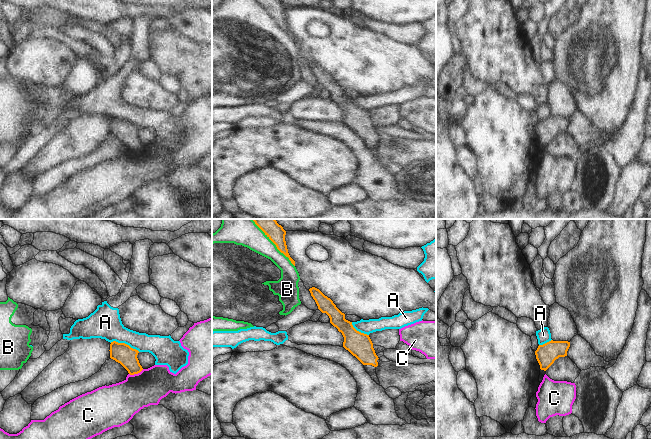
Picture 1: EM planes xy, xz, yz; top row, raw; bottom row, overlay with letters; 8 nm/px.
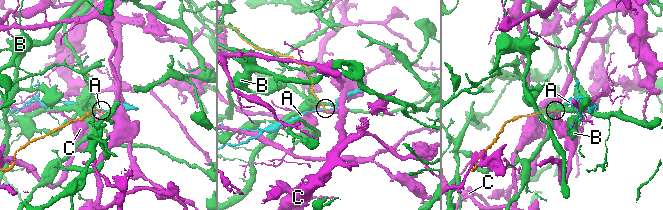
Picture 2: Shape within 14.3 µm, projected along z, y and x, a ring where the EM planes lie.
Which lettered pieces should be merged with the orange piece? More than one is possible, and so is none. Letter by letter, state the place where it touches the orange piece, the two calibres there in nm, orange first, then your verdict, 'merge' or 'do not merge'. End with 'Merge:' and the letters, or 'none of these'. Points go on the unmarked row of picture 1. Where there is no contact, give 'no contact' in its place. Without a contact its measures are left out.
A: xy (124, 119) | 160/260 nm | do not merge
B: xz (276, 22) | 140/190 nm | do not merge
C: xy (136, 149) | 160/300 nm | do not merge
Merge: none of these

